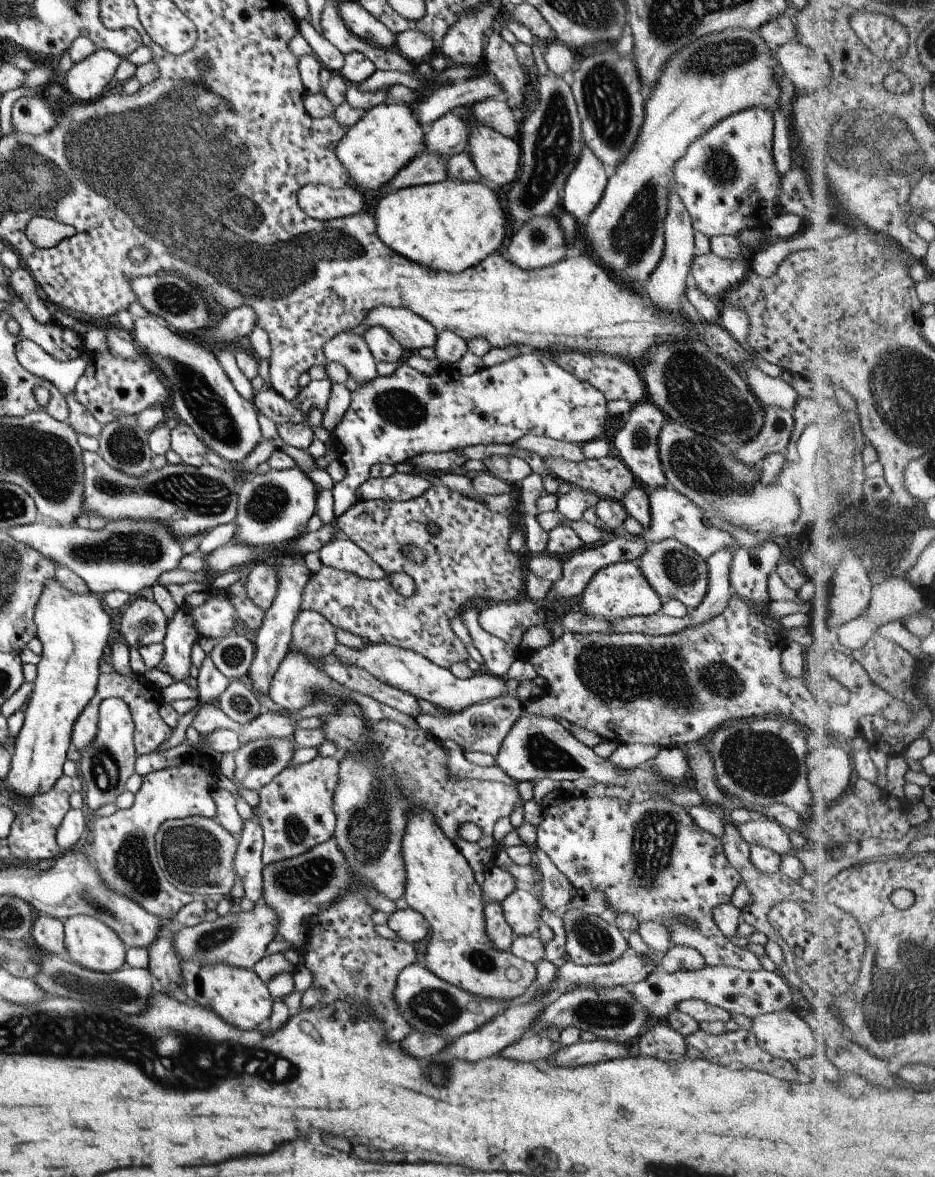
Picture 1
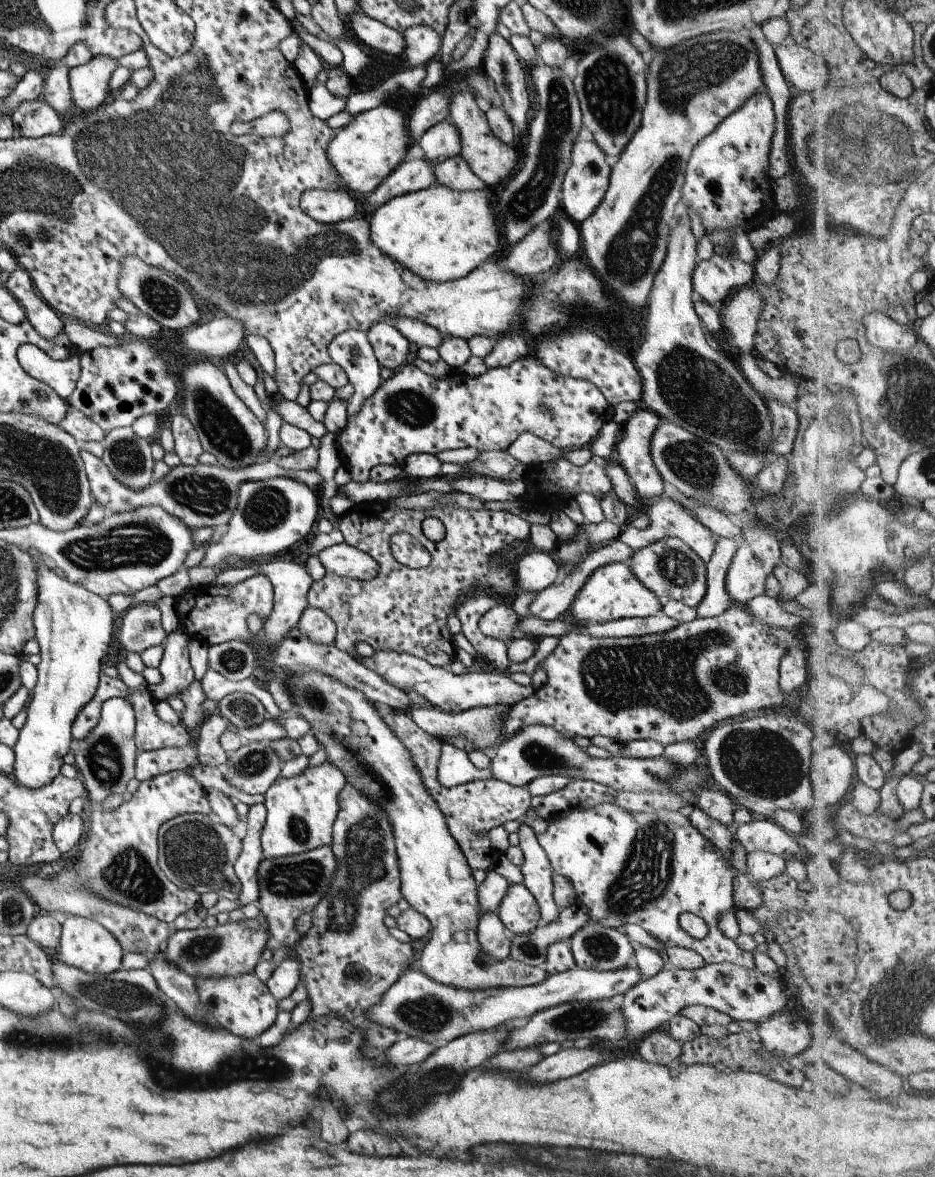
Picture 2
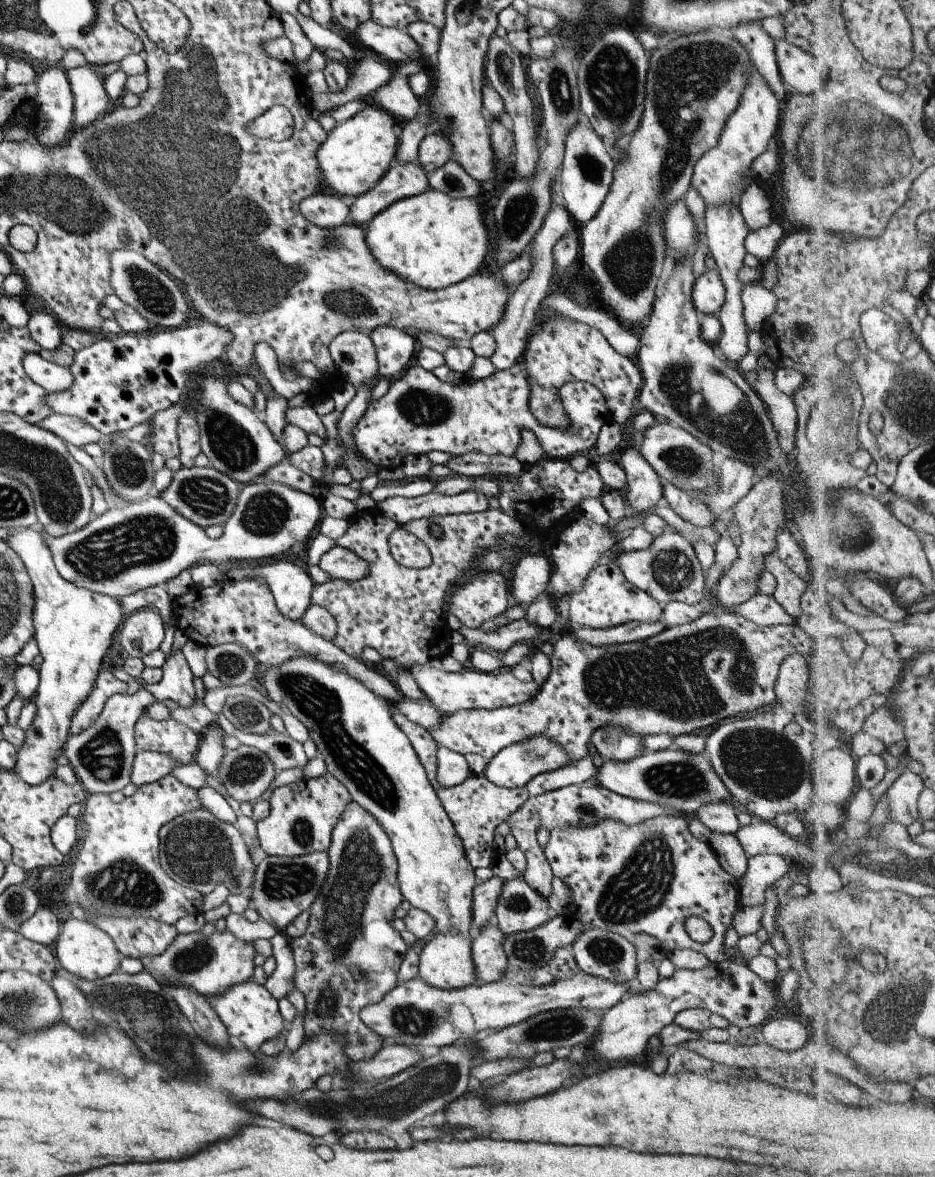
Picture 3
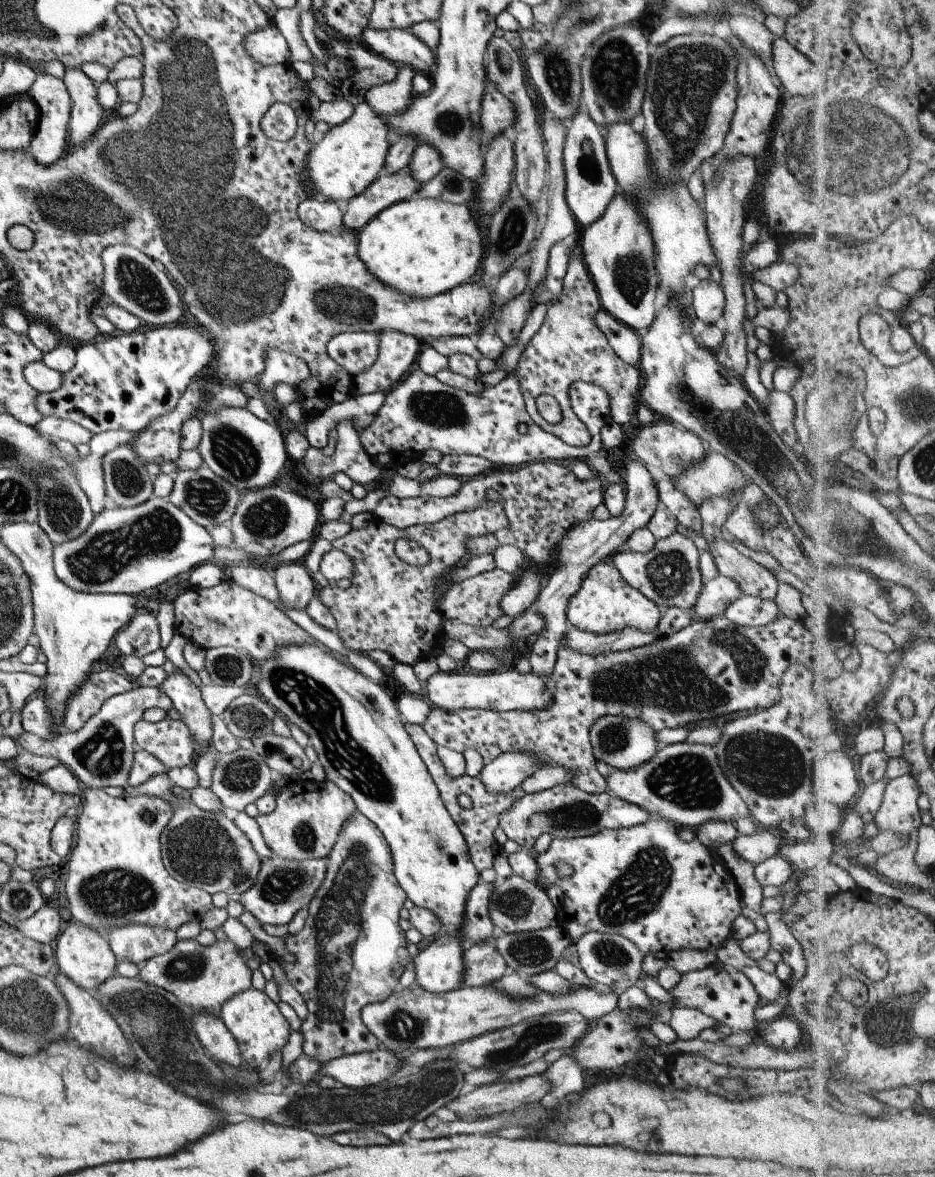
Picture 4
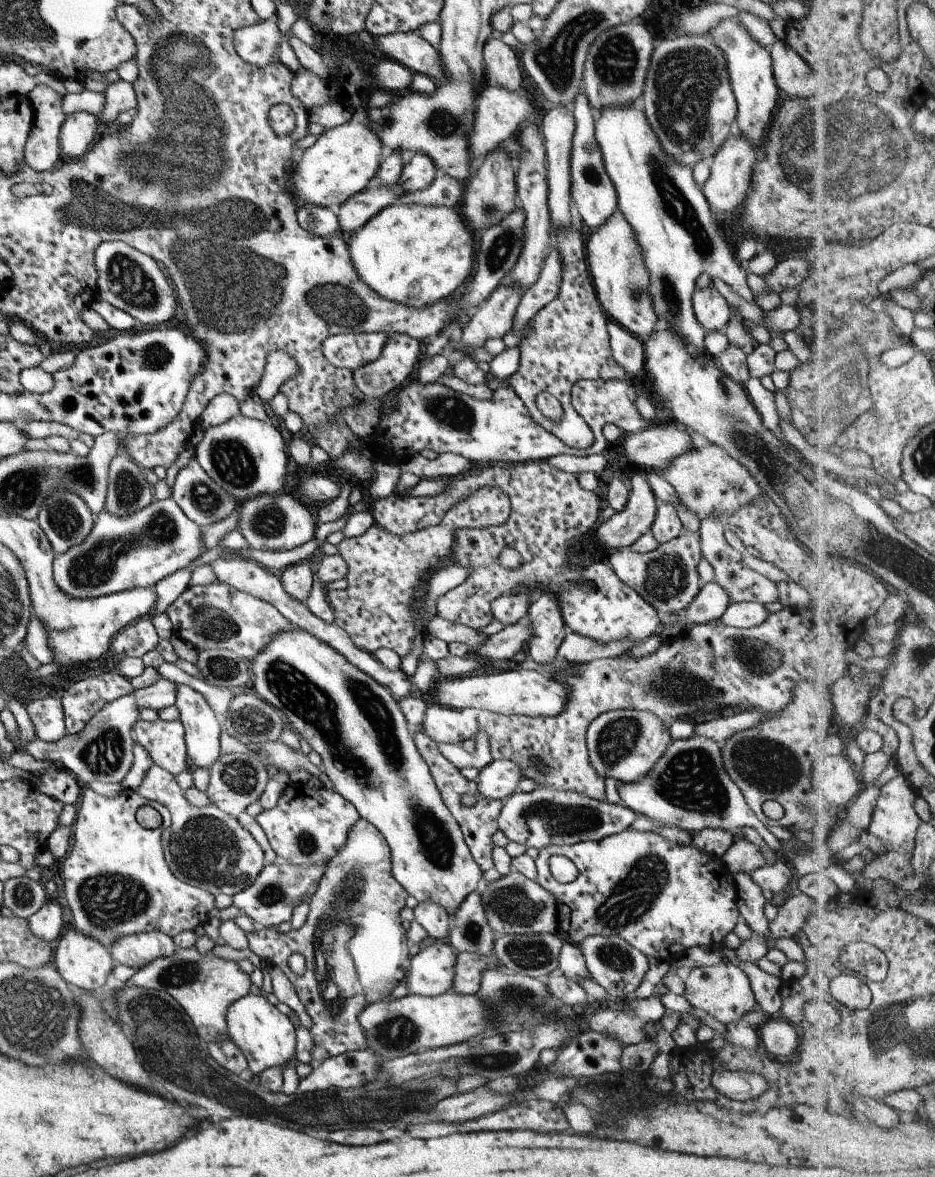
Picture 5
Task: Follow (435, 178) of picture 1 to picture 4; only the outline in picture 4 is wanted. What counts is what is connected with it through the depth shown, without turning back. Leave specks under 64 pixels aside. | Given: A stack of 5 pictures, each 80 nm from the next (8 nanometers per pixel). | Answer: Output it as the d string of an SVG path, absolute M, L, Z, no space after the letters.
M408 168L394 173L380 172L377 178L358 195L350 198L342 213L342 224L349 231L357 232L378 212L396 202L411 198L420 188Z

